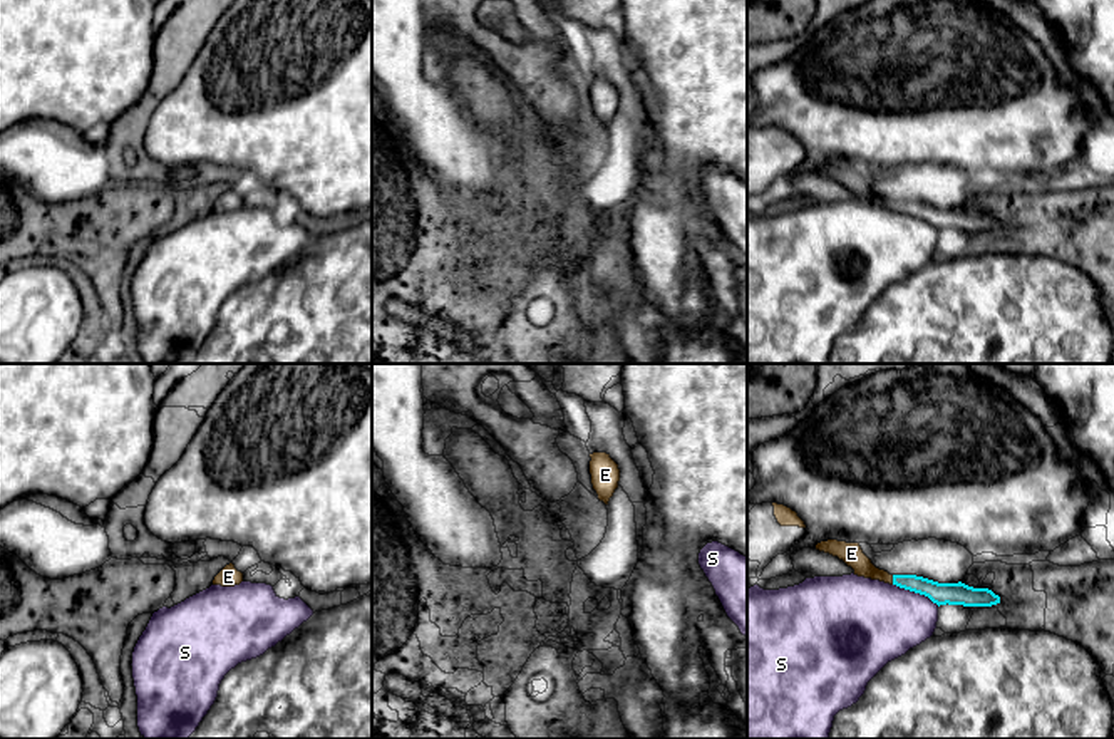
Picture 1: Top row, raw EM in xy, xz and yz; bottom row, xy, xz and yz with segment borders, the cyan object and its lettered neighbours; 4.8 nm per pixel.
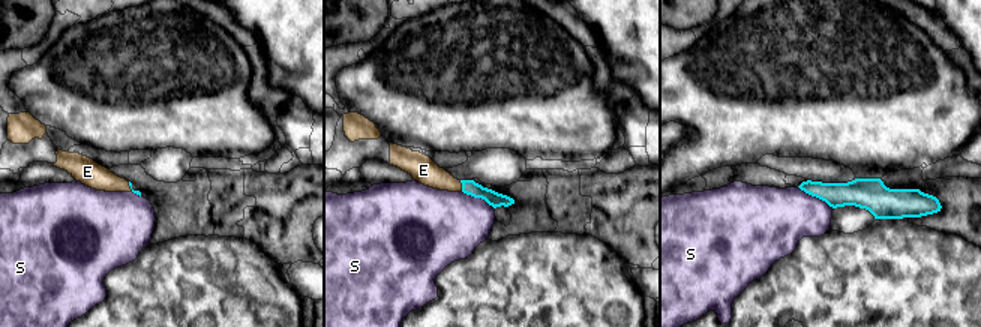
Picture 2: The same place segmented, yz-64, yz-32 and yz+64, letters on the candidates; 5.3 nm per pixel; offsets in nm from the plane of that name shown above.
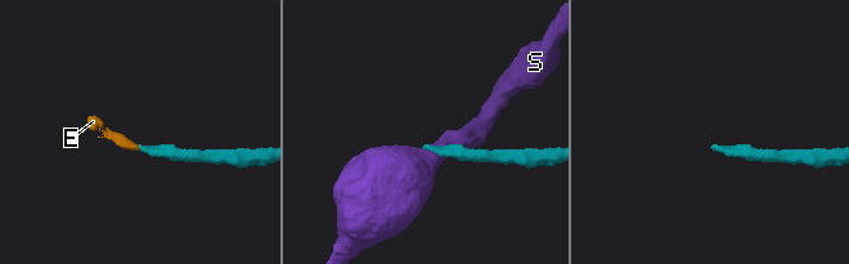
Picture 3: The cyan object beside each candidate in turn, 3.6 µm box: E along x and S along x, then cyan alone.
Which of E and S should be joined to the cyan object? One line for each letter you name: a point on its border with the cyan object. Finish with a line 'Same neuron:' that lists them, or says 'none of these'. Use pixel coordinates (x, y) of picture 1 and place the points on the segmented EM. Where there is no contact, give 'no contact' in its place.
E: yz (893, 580)
Same neuron: E

